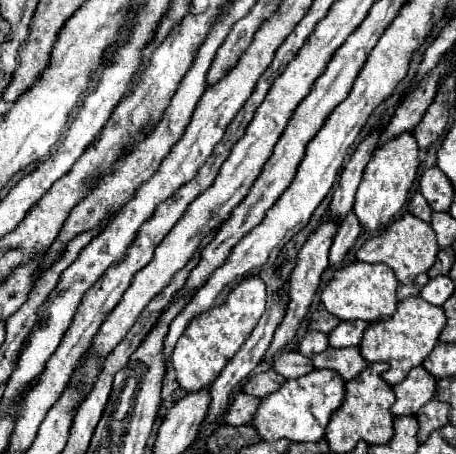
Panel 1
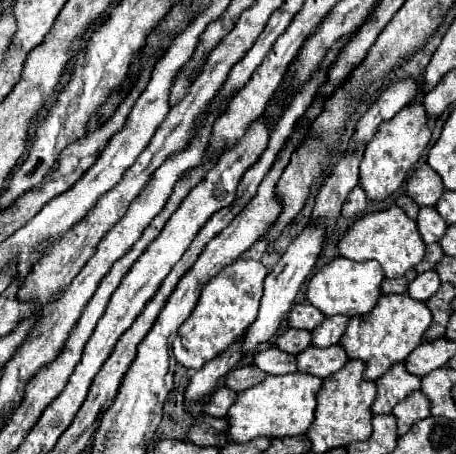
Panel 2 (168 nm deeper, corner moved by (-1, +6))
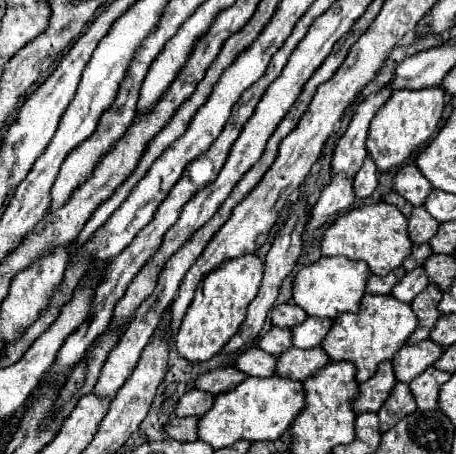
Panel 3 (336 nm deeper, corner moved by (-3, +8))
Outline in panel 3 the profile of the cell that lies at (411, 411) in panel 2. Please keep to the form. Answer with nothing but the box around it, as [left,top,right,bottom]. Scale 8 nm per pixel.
[379,382,417,432]

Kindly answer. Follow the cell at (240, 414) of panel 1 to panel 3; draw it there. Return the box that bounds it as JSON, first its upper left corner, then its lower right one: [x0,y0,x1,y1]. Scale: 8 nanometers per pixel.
[175,390,215,416]

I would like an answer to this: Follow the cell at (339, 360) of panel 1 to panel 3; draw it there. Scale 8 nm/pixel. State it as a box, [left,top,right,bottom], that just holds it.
[277,346,331,382]

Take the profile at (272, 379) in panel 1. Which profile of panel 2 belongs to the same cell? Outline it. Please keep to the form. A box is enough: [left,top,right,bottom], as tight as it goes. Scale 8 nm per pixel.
[225,366,265,392]

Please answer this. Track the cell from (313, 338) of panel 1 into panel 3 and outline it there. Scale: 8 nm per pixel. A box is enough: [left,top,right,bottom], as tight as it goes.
[259,326,293,356]

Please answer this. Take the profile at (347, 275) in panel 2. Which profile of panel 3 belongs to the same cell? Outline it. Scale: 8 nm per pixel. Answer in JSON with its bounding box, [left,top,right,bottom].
[293,256,371,318]

